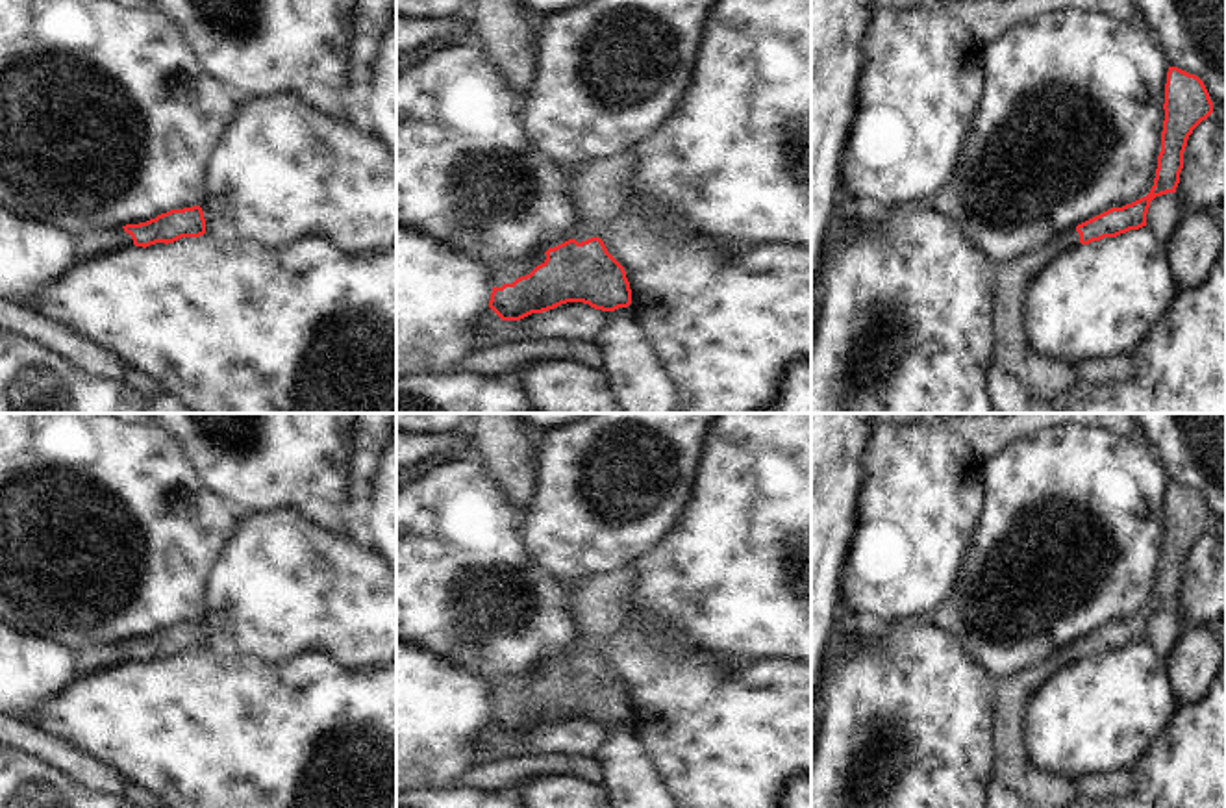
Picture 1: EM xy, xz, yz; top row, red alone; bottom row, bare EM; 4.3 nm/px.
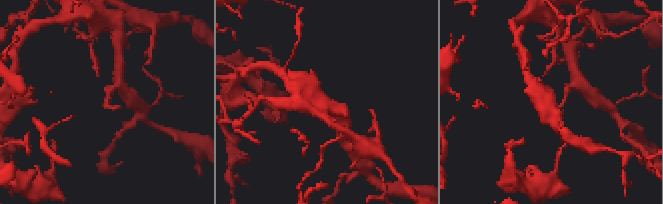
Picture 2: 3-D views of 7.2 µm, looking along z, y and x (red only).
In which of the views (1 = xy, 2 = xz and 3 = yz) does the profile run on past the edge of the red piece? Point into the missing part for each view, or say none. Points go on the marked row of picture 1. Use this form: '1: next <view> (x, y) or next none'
1: next xy (91, 245)
2: next xz (600, 188)
3: next yz (1045, 378)

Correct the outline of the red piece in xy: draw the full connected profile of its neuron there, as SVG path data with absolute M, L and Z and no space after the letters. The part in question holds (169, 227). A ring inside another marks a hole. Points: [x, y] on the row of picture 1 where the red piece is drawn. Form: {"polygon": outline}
{"polygon": "M200 206L170 209L146 222L126 224L78 237L74 246L74 263L94 259L130 245L146 248L156 243L169 245L181 237L200 237L204 234L206 219Z"}

